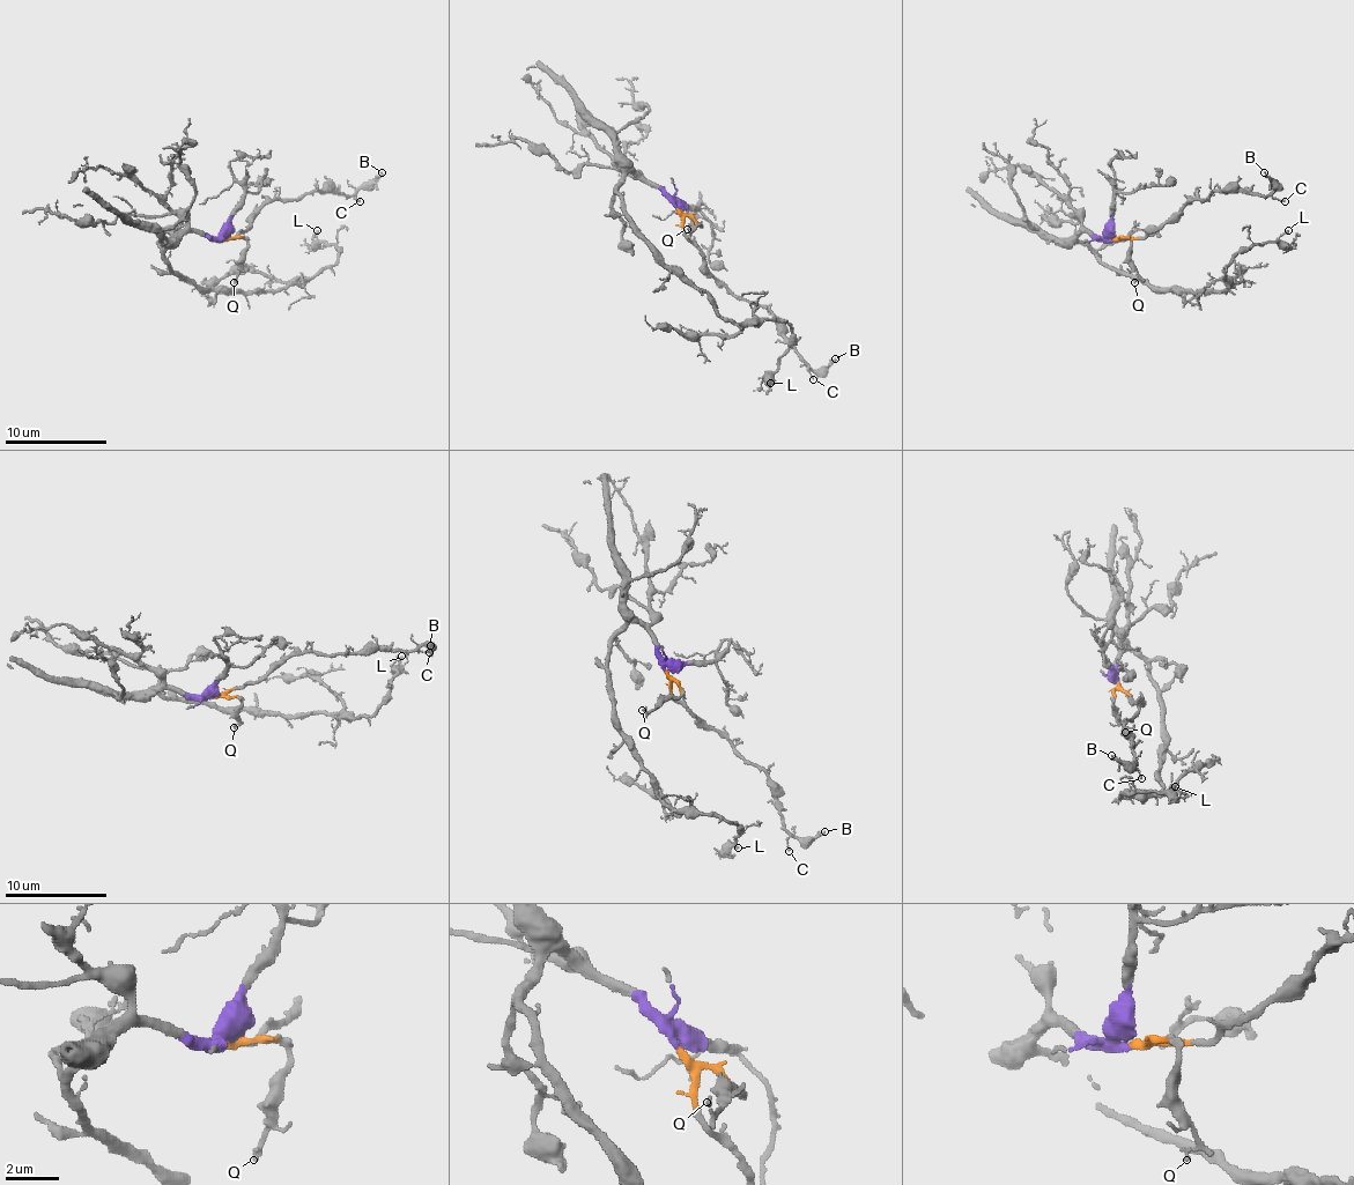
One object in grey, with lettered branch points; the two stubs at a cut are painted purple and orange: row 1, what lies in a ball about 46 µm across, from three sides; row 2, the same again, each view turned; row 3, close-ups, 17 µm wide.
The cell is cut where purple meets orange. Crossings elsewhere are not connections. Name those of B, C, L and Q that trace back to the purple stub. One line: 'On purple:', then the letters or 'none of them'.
On purple: L

